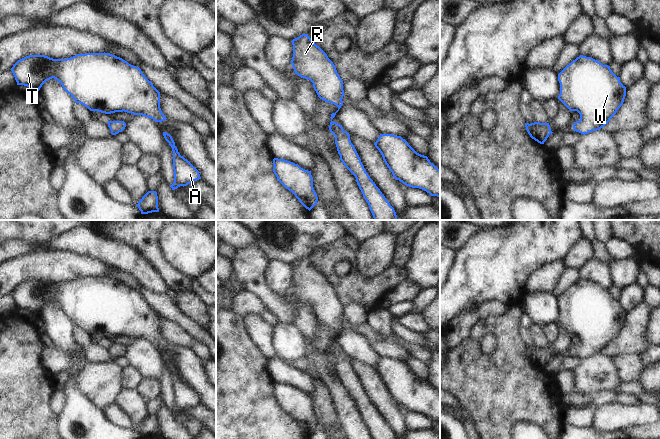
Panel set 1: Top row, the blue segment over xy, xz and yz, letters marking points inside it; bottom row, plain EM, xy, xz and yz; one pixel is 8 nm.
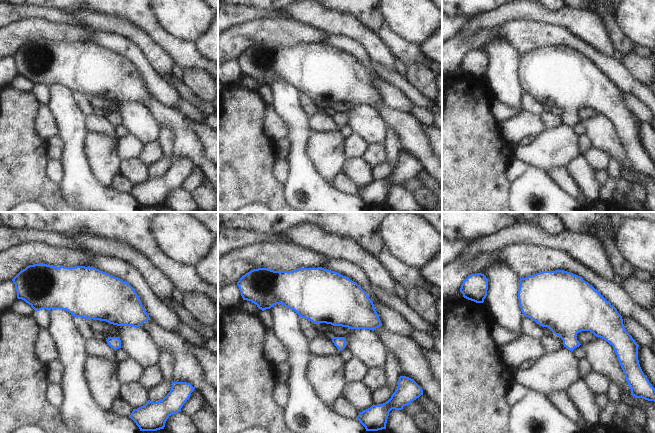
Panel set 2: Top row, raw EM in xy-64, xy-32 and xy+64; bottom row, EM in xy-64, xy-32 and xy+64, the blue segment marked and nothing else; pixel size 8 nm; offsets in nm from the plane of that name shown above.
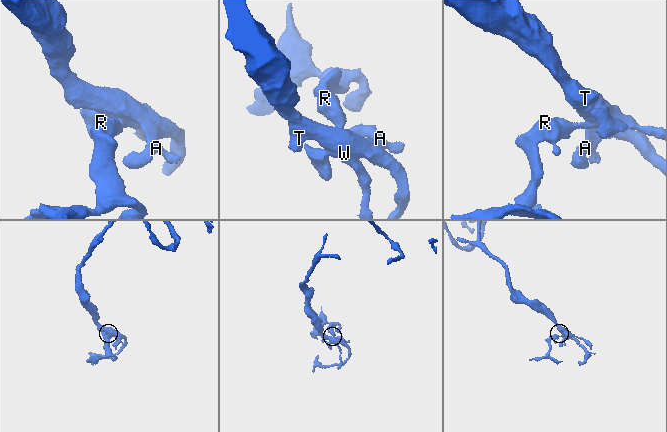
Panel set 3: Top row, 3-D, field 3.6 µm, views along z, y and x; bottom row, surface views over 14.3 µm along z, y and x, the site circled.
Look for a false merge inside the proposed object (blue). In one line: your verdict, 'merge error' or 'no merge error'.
no merge error

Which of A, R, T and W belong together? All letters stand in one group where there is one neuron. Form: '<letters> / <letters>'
A R T W

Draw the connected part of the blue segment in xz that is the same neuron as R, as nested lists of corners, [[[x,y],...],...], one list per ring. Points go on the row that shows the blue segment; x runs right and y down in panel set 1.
[[[302,34],[291,42],[293,45],[291,64],[295,74],[301,78],[309,79],[320,99],[338,107],[338,110],[331,114],[329,130],[335,136],[340,160],[355,176],[374,220],[397,220],[394,208],[366,172],[354,145],[351,143],[349,133],[343,130],[342,125],[332,120],[343,105],[344,96],[343,80],[337,73],[335,65],[308,34]]]

